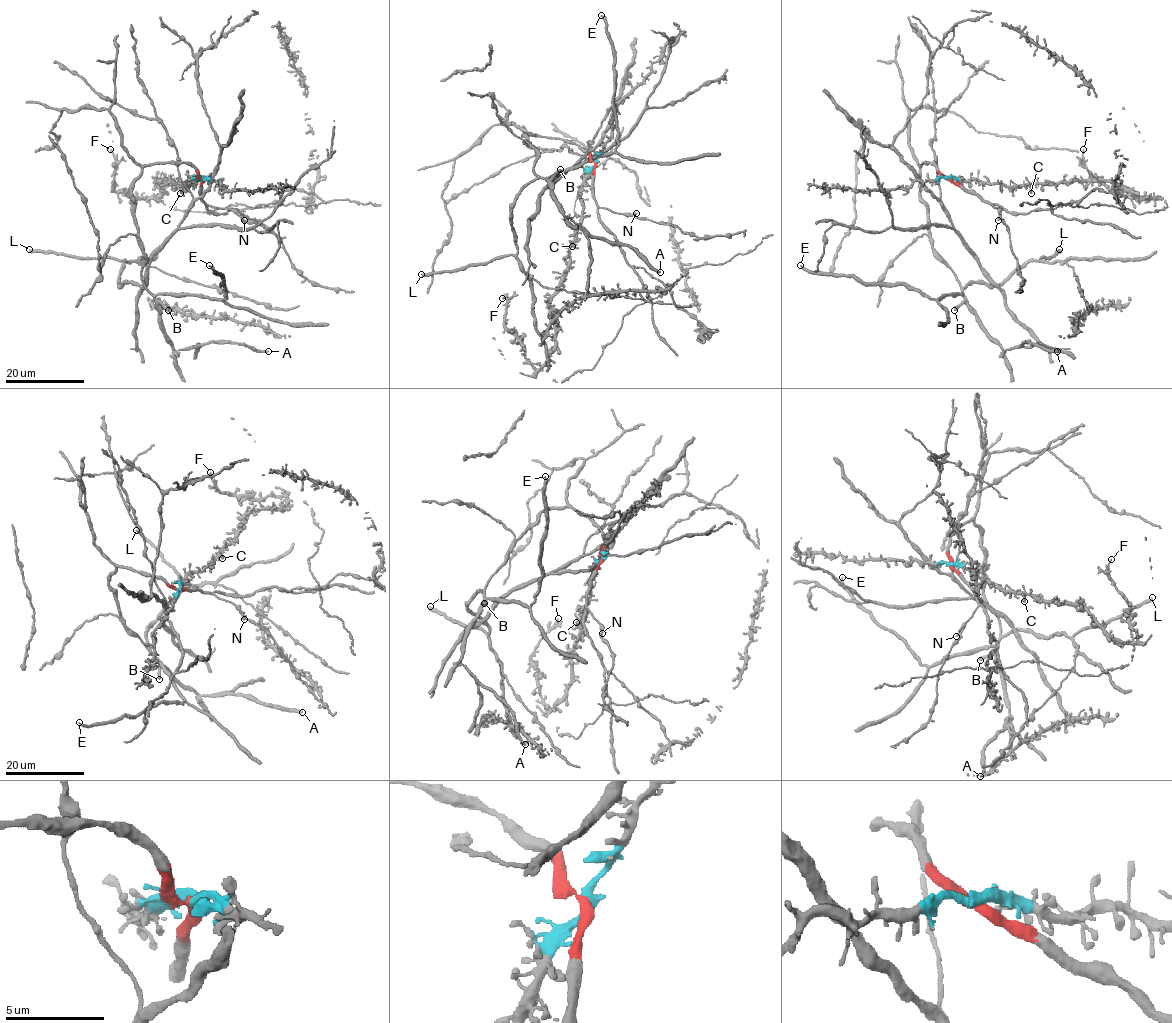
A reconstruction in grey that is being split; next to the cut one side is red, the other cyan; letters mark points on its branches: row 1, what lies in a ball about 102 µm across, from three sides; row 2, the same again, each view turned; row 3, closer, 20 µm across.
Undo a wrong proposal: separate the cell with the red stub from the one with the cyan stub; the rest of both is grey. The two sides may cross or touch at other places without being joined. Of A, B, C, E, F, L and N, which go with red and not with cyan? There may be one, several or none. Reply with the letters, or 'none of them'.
A, B, E, L, N

